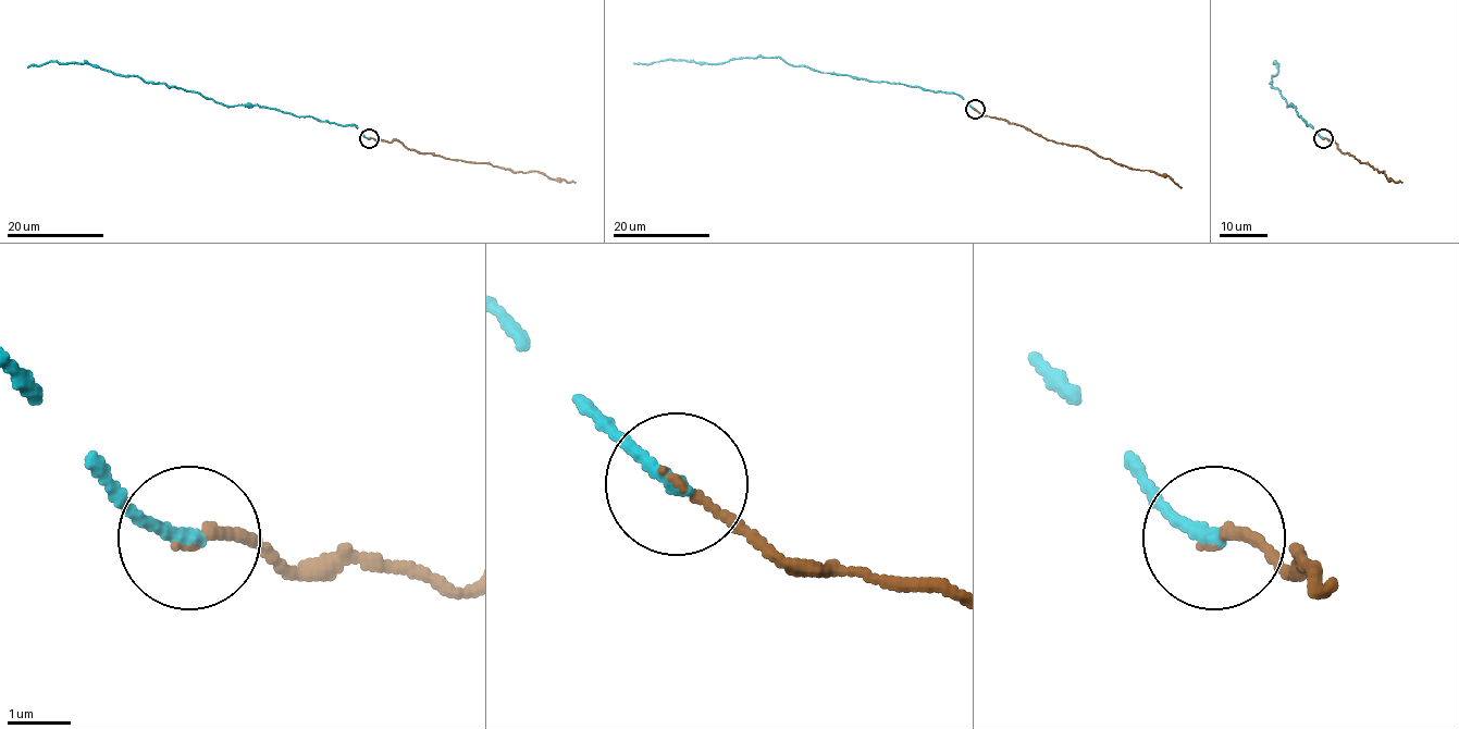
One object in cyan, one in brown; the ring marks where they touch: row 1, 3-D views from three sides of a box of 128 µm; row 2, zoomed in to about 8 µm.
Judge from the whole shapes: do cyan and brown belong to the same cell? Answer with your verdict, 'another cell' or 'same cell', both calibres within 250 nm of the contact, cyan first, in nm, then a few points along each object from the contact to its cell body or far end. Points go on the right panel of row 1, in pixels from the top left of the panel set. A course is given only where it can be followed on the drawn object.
same cell; calibres 220 and 140 nm; course cyan (1324, 138), (1271, 87), (1272, 76), (1277, 72), (1275, 61), (1276, 68); course brown (1324, 138), (1334, 139), (1342, 153), (1349, 153), (1361, 163), (1384, 171), (1388, 178), (1401, 182)

